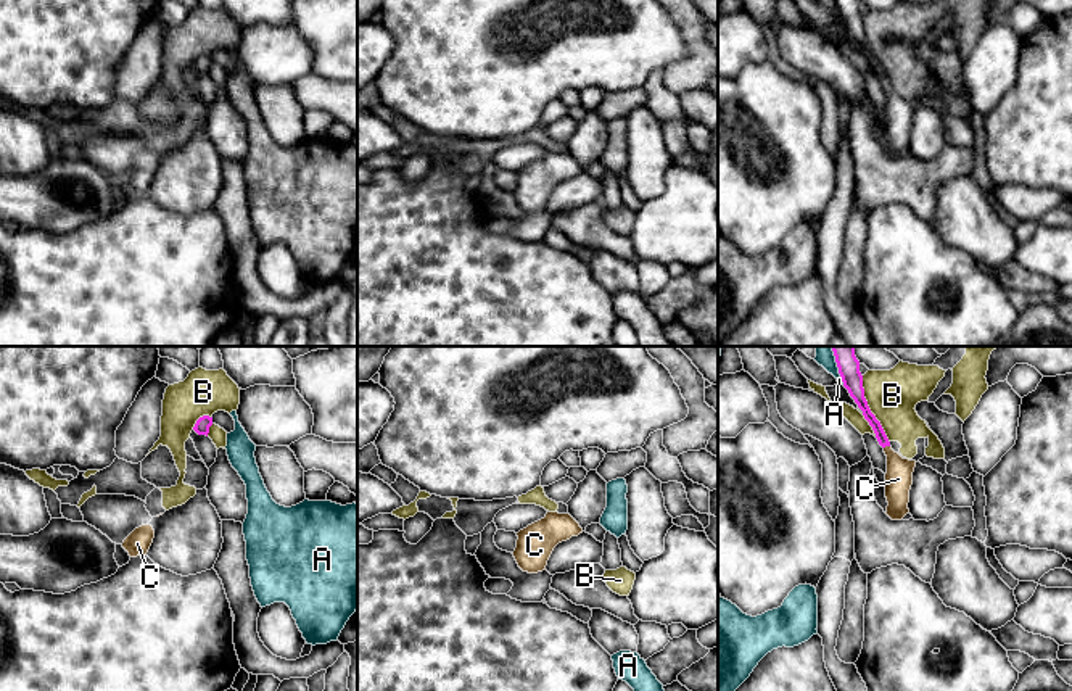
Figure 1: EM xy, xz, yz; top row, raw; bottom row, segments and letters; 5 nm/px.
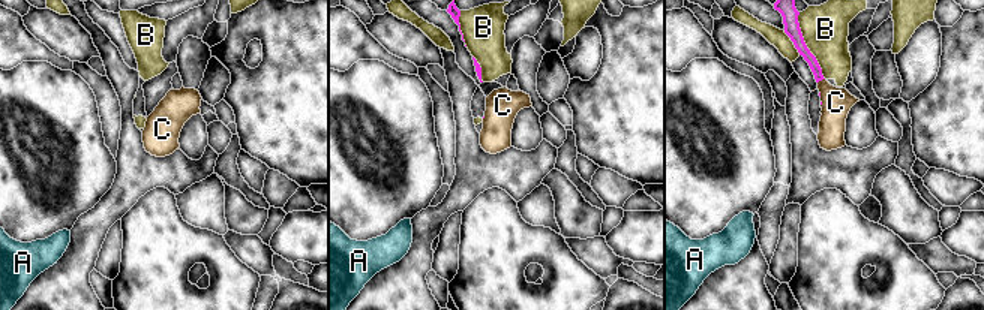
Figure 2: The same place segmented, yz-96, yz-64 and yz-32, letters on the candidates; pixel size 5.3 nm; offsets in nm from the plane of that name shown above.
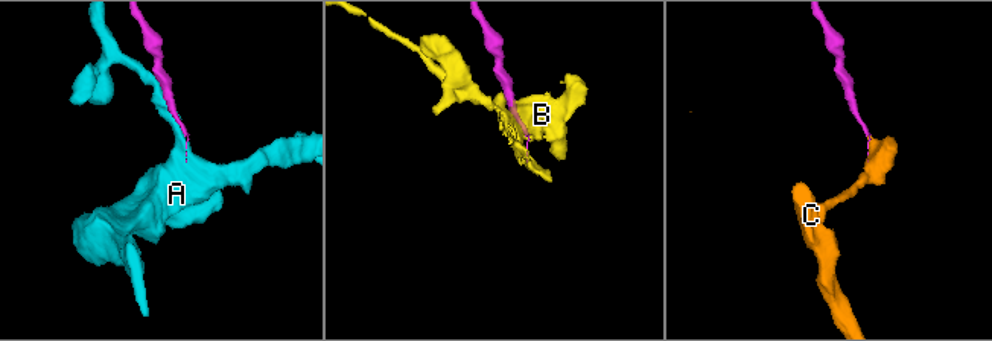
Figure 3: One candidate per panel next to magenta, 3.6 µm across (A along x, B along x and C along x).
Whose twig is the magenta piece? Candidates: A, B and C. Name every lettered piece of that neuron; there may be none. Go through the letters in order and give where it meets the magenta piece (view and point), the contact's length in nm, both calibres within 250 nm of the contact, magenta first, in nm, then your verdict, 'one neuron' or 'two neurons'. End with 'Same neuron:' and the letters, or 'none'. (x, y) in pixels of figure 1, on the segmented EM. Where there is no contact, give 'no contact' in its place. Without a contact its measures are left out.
A: yz (837, 366) | 200 nm | 110/100 nm | two neurons
B: yz (869, 409) | 360 nm | 110/260 nm | two neurons
C: yz (886, 445) | 40 nm | 50/140 nm | one neuron
Same neuron: C

